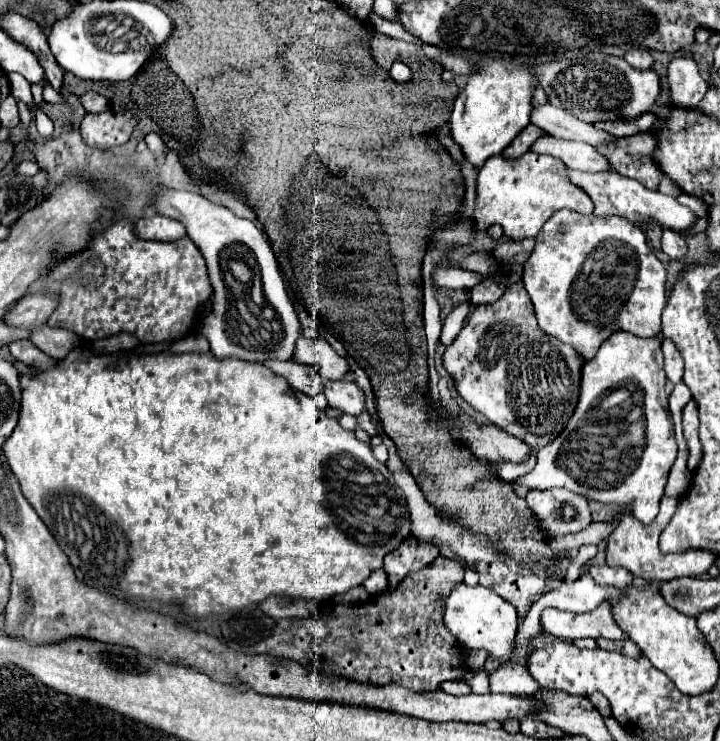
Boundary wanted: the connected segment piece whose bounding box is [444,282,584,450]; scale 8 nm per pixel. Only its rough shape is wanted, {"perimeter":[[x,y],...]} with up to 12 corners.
{"perimeter":[[522,282],[444,352],[458,394],[536,450],[574,414],[584,360]]}

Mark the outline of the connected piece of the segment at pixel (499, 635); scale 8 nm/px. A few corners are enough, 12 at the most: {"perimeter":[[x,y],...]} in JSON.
{"perimeter":[[456,584],[444,626],[462,648],[506,662],[516,608],[486,586]]}

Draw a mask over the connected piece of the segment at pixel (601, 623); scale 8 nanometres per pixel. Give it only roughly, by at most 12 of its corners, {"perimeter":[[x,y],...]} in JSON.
{"perimeter":[[606,602],[584,614],[546,608],[548,634],[626,640]]}

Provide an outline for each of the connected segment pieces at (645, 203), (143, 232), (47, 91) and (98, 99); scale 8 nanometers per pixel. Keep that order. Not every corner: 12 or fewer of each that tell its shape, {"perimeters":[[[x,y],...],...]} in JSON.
{"perimeters":[[[568,170],[598,216],[688,230],[696,216],[672,196],[614,170]],[[156,214],[140,218],[134,232],[142,240],[174,242],[186,236],[182,222]],[[50,85],[43,89],[43,99],[52,104],[66,105],[66,98]],[[86,92],[80,102],[86,112],[104,112],[110,104],[96,92]]]}

